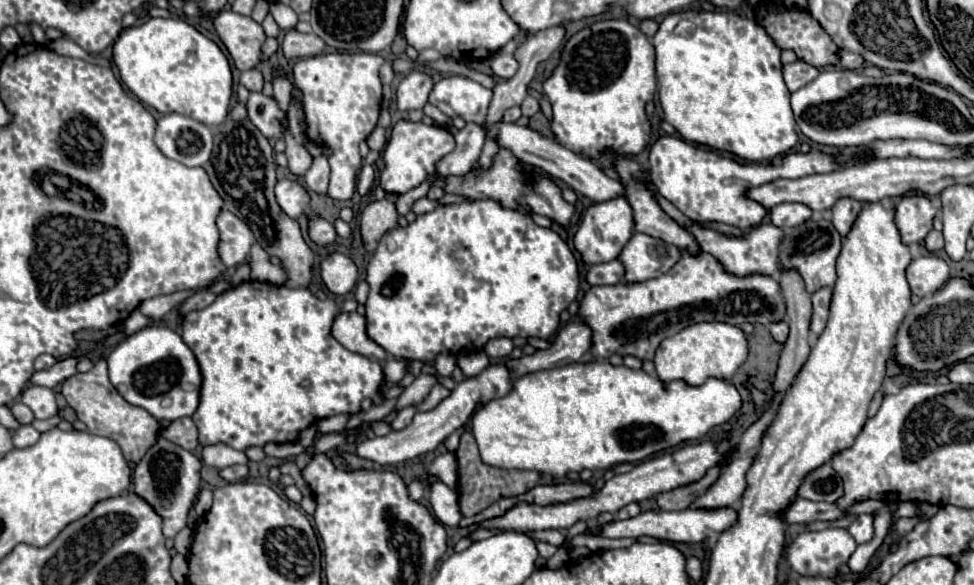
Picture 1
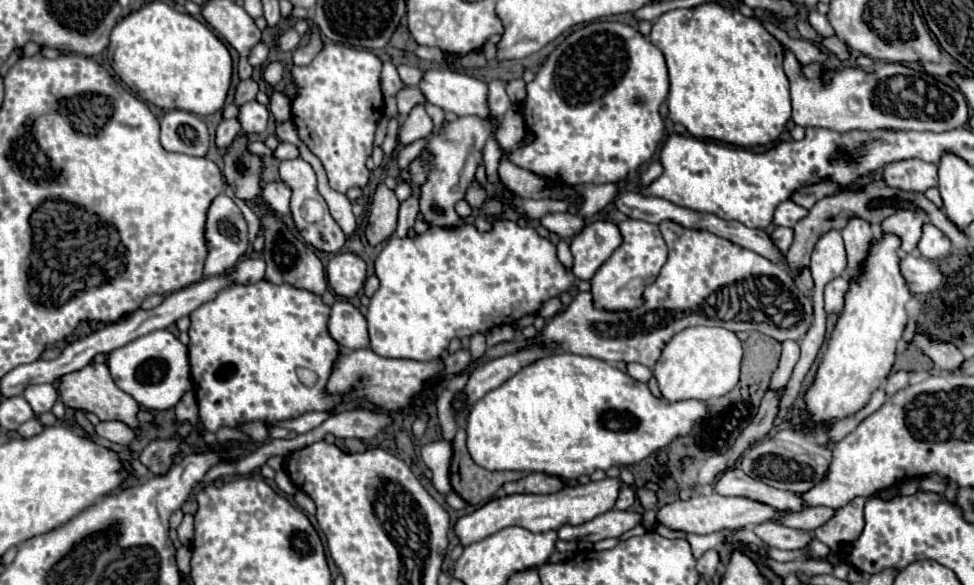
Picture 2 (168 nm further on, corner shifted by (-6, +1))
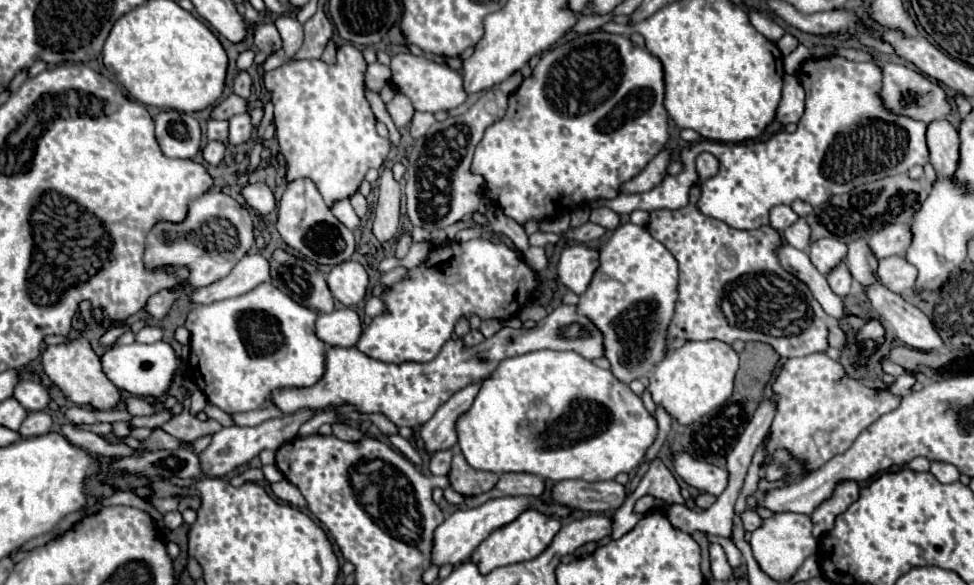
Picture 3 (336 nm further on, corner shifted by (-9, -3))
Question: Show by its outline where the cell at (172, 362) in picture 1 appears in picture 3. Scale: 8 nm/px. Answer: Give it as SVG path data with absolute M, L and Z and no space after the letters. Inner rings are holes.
M156 341L152 345L130 343L120 347L110 347L102 355L102 367L106 377L122 391L128 391L136 397L164 399L170 393L170 385L178 373L182 373L182 359L166 341Z

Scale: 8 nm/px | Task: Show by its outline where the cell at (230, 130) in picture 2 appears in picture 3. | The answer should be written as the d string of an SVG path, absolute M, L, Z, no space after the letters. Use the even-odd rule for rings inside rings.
M208 141L208 145L204 147L202 153L204 153L204 159L208 163L218 165L224 159L224 155L226 155L226 145L222 141Z

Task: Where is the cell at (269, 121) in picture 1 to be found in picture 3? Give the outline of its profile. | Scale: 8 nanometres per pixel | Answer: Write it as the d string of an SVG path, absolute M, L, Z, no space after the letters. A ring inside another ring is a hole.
M242 113L238 117L232 117L230 119L230 135L228 135L228 143L232 145L242 145L250 139L254 131L254 125L250 121L250 115L248 113Z

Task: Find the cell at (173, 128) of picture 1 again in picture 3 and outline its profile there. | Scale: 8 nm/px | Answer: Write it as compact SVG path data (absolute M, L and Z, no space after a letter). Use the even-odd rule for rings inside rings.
M168 109L160 111L154 123L156 123L156 139L166 157L192 159L200 151L202 131L192 115Z

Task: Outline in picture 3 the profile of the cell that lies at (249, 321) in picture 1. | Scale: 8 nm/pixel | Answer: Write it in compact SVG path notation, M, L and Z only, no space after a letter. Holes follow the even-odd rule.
M262 283L250 293L234 299L196 305L186 319L186 329L190 331L190 357L186 375L204 391L212 405L230 415L262 409L264 403L270 401L270 393L274 389L300 389L316 385L326 371L326 347L314 333L314 321L318 315L318 311L292 301L272 283Z

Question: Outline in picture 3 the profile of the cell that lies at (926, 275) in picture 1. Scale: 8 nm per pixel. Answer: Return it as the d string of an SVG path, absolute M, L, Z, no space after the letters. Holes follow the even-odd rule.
M886 257L880 259L878 265L878 275L882 279L882 283L894 291L894 293L902 293L906 289L914 289L916 287L916 277L918 271L914 269L914 265L910 265L904 257Z

